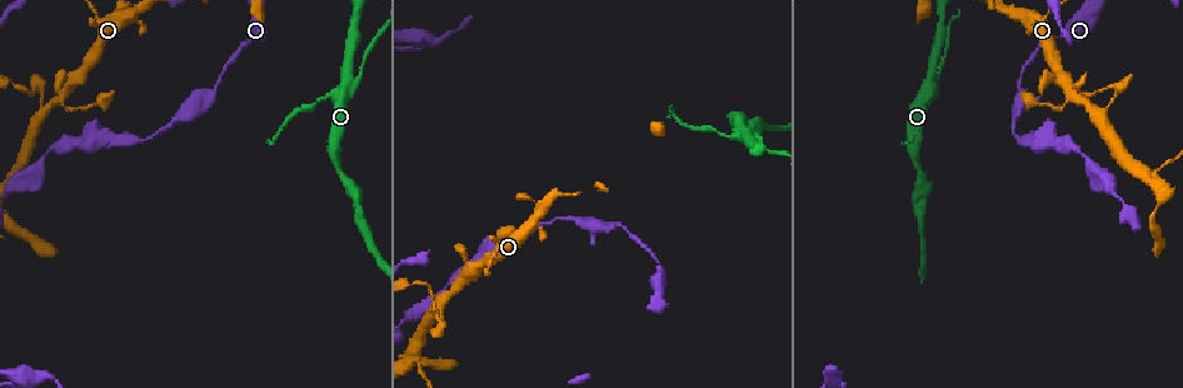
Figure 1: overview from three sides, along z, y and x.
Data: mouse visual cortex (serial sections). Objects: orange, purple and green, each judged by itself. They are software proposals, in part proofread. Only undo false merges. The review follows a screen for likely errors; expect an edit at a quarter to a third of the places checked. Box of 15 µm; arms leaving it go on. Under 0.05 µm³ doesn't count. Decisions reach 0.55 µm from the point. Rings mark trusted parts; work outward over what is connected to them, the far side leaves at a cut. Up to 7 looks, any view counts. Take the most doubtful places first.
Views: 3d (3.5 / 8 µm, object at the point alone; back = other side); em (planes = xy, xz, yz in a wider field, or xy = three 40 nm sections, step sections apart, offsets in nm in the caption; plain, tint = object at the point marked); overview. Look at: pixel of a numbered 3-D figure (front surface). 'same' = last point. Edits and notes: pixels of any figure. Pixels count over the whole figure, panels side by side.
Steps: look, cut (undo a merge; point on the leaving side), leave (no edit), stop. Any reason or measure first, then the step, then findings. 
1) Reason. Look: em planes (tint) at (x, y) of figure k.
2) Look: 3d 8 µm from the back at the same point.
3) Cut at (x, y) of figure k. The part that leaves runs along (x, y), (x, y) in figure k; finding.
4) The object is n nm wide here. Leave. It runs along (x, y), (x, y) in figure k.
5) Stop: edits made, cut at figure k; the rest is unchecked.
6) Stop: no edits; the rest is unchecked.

Thick turns thin. Look: 3d 3.5 µm from the back at (725, 136) of figure 1.

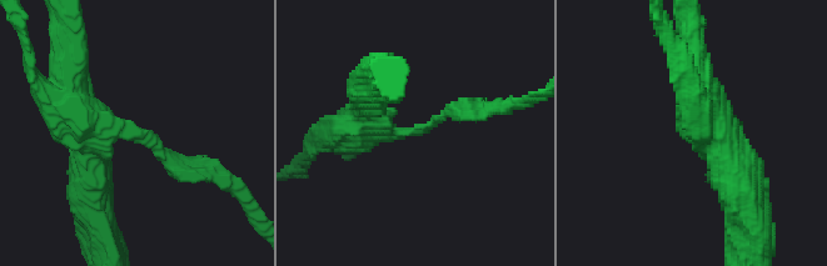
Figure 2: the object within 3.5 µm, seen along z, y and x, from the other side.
The arms are 200, 500 nm wide; need the tissue. Look: em xy step 3 (tint) at (132, 132) of figure 2.

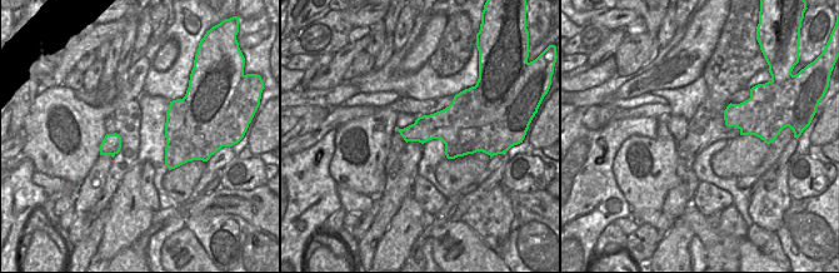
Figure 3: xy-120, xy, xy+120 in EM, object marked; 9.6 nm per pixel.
Leave. It runs along (372, 93), (387, 131), (479, 113) in figure 2; all the same cell.

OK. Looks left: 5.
Calibre changes. Look: 3d 3.5 µm at (62, 96) of figure 1.

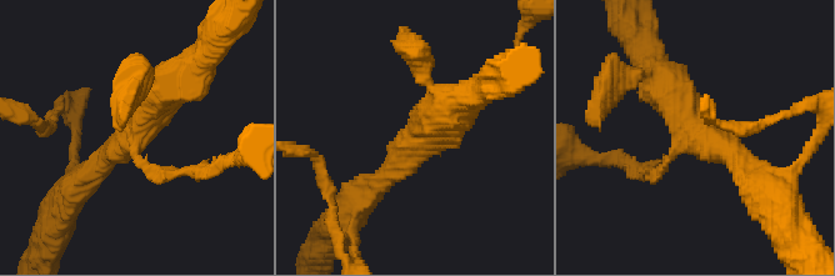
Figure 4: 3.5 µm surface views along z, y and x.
3 arms meet here; the arms are 150, 300, 500 nm wide. Look: em xy step 5 (tint) at (138, 128) of figure 4.

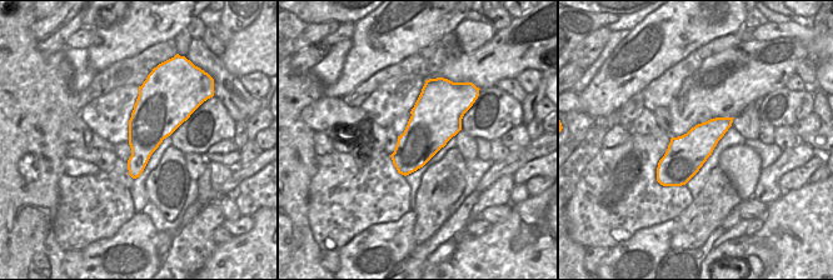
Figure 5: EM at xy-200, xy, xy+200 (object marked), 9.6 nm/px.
Leave. It runs along (189, 70), (90, 174) in figure 4; one cell here.

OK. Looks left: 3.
Arms part here. Look: 3d 3.5 µm at (442, 320) of figure 1.

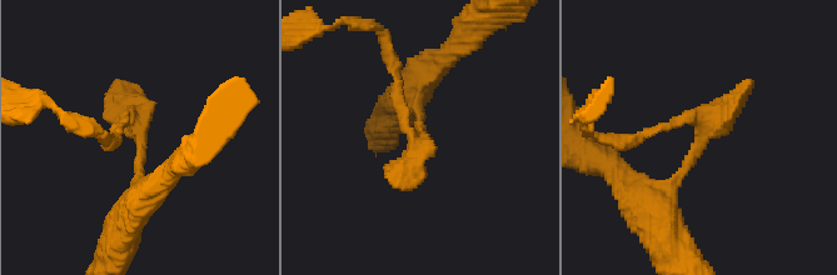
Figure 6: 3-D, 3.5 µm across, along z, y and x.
Look: em xy step 3 (tint) at (134, 124) of figure 6.

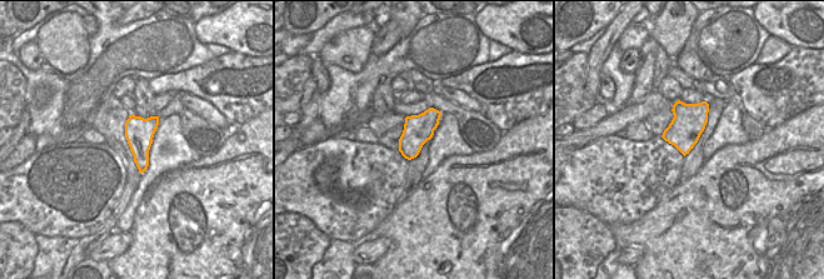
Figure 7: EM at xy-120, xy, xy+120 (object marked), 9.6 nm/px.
Cut it another way. Look: em xy step 2 (tint) at the same point.

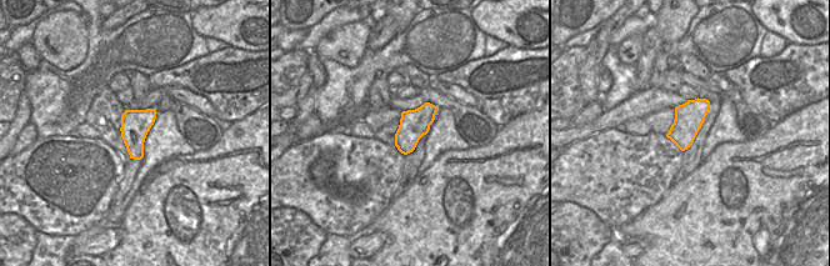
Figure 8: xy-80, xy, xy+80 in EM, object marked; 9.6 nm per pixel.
The object is 280 nm wide here. Cut at (642, 135) of figure 6. The part that leaves runs along (692, 118), (634, 141), (593, 133) in figure 6; a second cell is stuck on.

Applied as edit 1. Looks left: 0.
Stop: edits made, cut at figure 6; the rest is unchecked.

